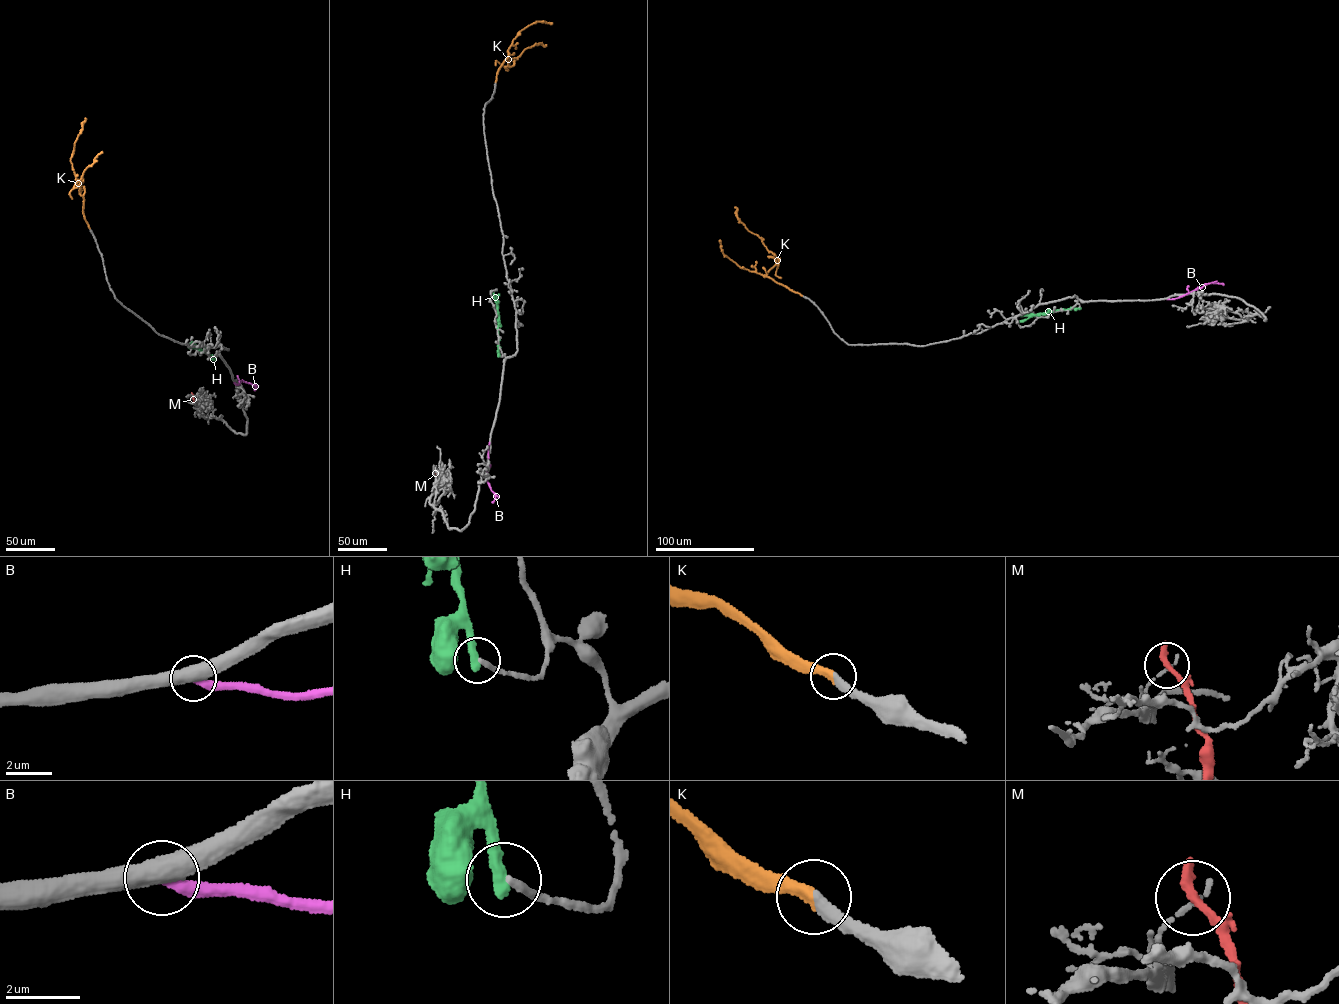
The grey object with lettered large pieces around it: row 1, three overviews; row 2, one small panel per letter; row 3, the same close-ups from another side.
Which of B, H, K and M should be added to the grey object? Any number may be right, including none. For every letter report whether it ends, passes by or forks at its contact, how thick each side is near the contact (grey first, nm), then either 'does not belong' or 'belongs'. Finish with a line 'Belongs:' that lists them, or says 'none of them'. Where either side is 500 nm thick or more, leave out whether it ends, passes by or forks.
B: 500/320 nm | does not belong
H: it ends | 190/400 nm | does not belong
K: it ends | 340/360 nm | belongs
M: it ends | 150/320 nm | does not belong
Belongs: K

